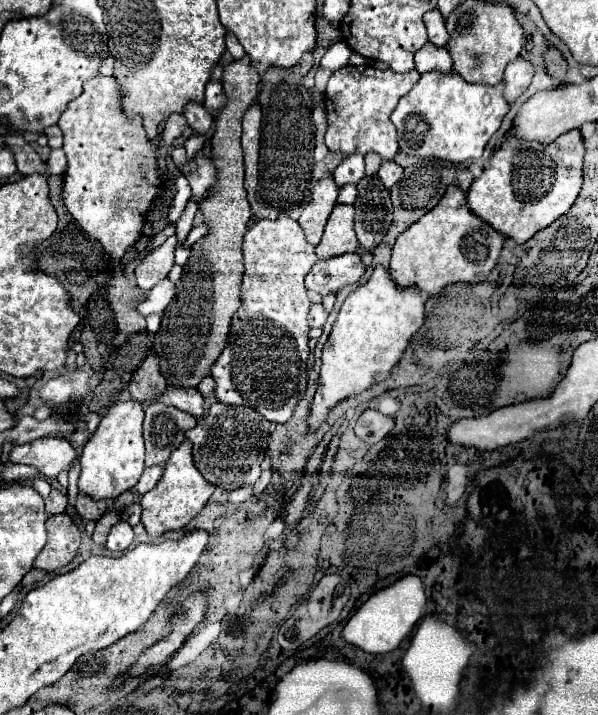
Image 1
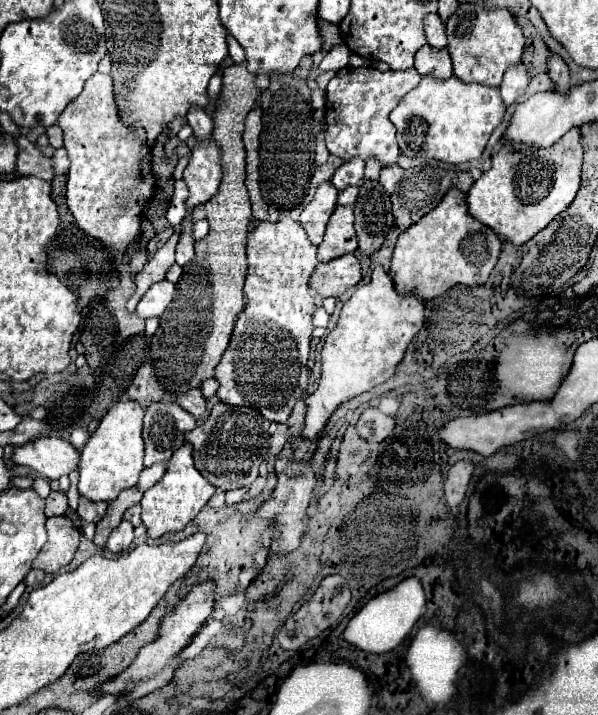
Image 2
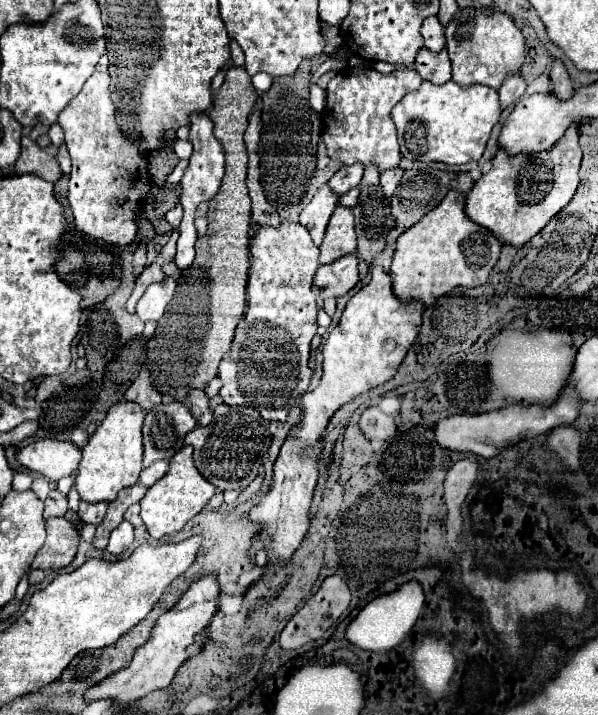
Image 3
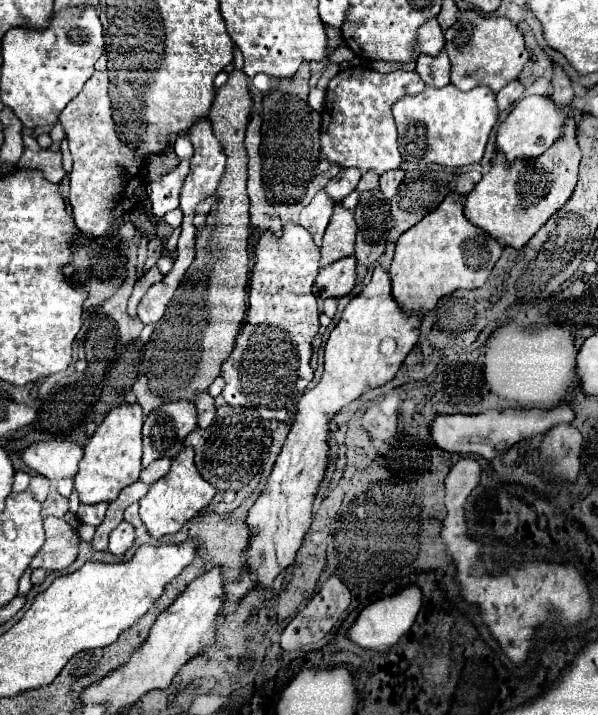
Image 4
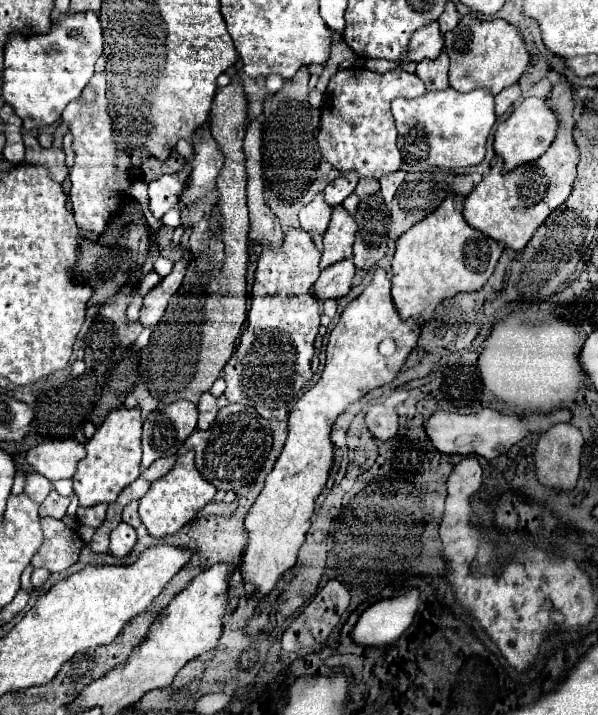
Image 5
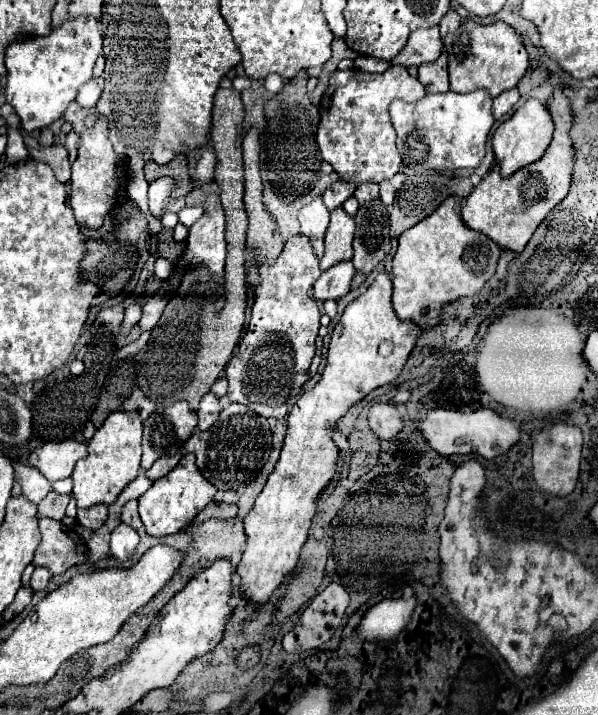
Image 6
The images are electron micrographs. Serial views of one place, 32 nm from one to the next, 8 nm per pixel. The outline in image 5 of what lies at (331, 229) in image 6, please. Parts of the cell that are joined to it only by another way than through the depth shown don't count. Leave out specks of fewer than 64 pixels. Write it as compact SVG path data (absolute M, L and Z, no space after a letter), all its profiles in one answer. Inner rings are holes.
M334 208L330 226L324 234L324 252L320 260L322 270L332 266L334 262L352 258L354 232L356 232L356 222L352 214L344 212L344 208Z

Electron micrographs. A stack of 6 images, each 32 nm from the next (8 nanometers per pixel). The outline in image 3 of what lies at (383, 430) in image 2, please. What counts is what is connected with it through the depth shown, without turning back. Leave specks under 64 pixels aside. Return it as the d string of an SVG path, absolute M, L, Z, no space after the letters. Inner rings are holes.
M370 406L360 418L360 430L370 442L384 442L394 436L396 422L394 416L386 416L378 406Z

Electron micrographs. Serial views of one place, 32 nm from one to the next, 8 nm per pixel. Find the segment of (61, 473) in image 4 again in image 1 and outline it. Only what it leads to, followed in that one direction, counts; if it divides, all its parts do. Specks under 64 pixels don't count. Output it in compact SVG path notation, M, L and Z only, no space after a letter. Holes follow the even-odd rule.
M38 438L22 446L16 444L10 454L14 464L34 466L46 478L56 478L60 472L70 470L76 458L76 450L64 438Z

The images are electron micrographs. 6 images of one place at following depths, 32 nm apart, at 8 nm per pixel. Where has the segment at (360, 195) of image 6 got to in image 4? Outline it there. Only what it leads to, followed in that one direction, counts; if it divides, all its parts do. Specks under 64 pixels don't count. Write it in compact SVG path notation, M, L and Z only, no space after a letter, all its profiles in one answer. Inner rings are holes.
M368 172L362 176L362 180L358 182L356 190L358 192L366 192L366 190L376 190L378 188L378 176L374 172Z

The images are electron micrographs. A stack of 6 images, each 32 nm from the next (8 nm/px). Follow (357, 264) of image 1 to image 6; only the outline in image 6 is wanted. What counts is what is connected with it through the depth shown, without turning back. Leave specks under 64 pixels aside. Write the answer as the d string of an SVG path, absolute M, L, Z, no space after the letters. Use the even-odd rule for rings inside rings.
M352 262L336 264L336 268L328 268L322 272L322 276L314 282L314 298L316 300L338 300L350 292L350 282L354 278Z

